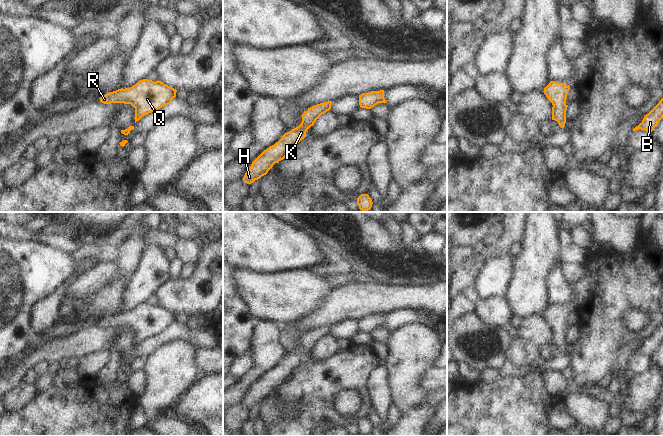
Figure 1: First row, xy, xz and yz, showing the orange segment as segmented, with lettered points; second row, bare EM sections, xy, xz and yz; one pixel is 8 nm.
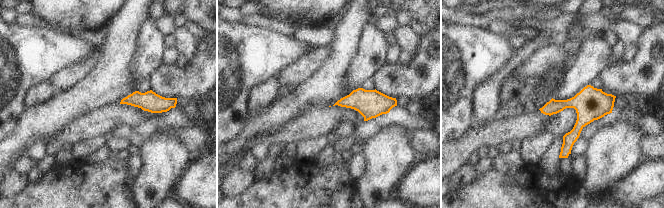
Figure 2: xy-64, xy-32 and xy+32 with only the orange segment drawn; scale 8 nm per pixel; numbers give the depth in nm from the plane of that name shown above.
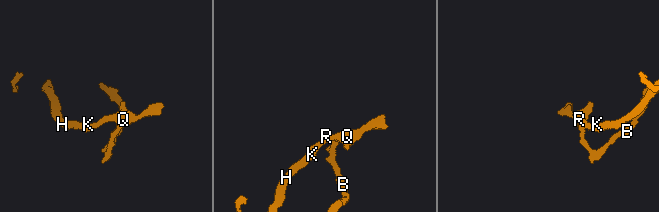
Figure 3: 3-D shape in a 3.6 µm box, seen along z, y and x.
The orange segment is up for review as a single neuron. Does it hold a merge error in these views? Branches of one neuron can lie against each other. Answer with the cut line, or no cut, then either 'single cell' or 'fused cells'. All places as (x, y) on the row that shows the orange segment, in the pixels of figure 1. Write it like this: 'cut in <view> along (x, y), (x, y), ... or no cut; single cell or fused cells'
no cut; single cell

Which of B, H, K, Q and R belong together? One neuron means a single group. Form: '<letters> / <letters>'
B H K Q R

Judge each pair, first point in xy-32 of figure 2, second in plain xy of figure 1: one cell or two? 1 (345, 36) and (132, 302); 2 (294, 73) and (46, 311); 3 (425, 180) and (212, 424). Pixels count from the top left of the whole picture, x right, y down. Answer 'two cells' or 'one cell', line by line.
1: two cells
2: two cells
3: two cells

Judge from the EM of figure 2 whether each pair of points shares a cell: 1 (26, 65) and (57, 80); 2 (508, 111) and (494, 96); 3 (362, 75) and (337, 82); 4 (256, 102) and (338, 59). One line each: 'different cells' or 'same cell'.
1: different cells
2: different cells
3: different cells
4: different cells

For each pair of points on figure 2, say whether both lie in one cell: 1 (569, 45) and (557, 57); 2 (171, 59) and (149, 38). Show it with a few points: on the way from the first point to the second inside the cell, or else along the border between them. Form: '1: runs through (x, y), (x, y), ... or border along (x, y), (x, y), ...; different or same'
1: border along (561, 45), (572, 54), (578, 53); different
2: border along (167, 48), (163, 53), (162, 63); different

